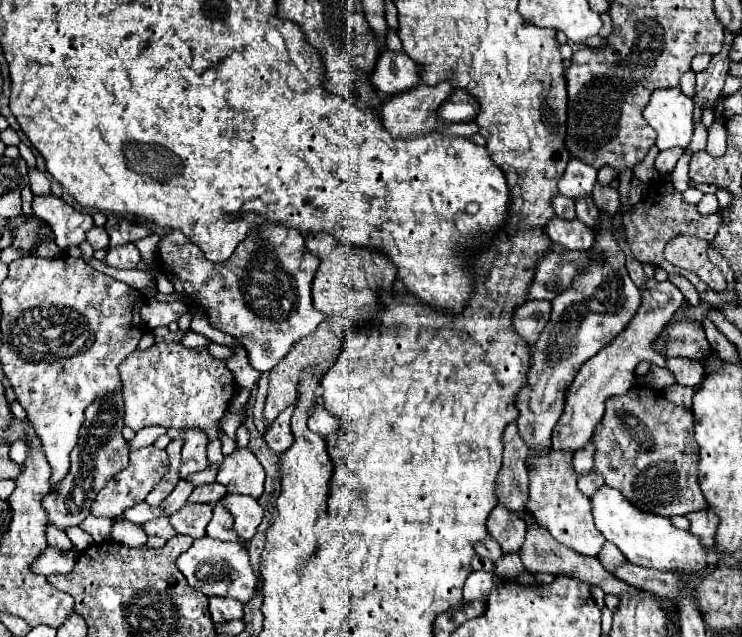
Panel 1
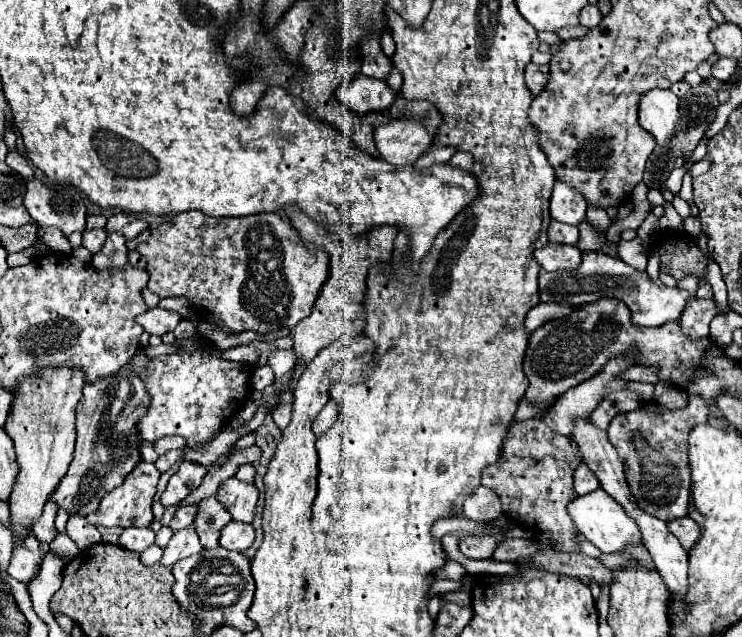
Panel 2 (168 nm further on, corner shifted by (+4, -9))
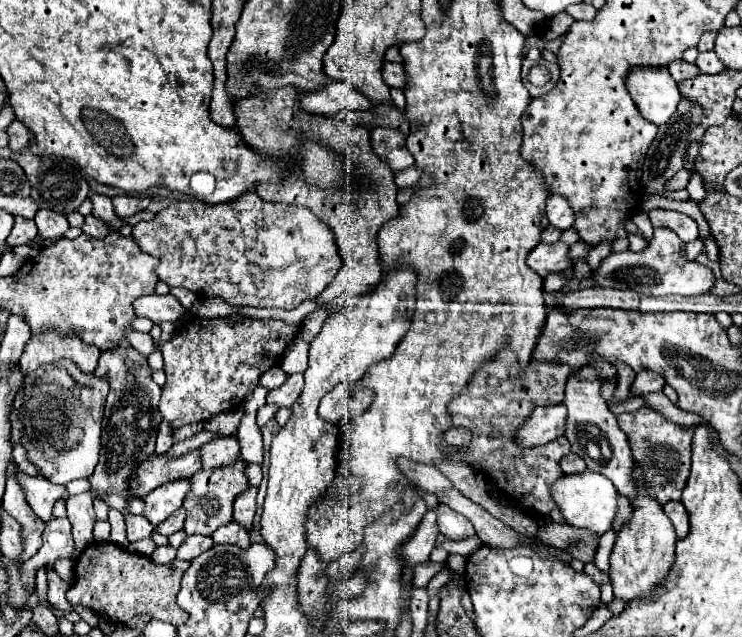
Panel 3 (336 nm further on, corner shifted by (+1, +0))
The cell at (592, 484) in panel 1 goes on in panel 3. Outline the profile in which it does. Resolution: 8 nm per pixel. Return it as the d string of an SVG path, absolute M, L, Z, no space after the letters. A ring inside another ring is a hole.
M575 453L565 455L565 457L561 459L559 467L563 469L563 473L565 473L565 475L569 475L569 473L581 473L583 469L587 469L585 461L583 461L579 455L575 455Z

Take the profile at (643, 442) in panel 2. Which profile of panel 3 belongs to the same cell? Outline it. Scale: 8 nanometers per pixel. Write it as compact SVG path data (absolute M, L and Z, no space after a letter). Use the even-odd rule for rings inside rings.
M641 407L635 413L623 413L617 419L621 423L621 429L627 433L633 457L645 471L647 491L655 495L661 505L665 505L667 501L679 501L689 477L693 429L681 429L679 425L665 421L659 413L653 413L653 409L649 407Z

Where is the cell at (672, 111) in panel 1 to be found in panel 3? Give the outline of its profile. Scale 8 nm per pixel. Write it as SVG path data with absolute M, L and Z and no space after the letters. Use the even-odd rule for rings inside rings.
M635 67L627 73L625 87L645 119L663 125L679 105L679 89L665 67Z

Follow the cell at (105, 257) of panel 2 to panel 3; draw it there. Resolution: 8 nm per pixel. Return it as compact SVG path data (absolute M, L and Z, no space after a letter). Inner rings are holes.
M89 193L89 201L93 203L93 215L97 219L103 219L107 225L111 225L111 229L121 229L123 221L113 213L113 205L111 205L111 199L105 197L105 195L99 195L99 193Z

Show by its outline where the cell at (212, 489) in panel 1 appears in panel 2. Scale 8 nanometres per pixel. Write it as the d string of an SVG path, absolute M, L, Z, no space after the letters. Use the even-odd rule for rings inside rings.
M180 506L172 518L172 522L168 524L172 530L180 530L180 528L186 528L194 522L196 518L196 512L198 512L198 506Z

